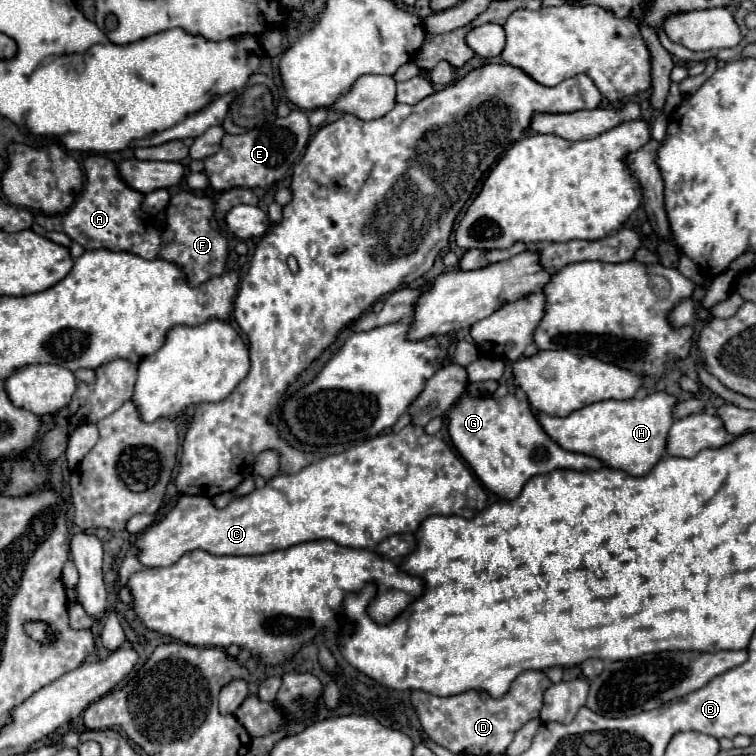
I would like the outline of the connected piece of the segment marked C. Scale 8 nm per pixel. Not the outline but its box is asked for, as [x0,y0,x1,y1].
[134,425,486,567]

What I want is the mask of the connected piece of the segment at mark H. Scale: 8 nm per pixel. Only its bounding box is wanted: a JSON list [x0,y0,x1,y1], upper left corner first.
[536,393,676,475]

